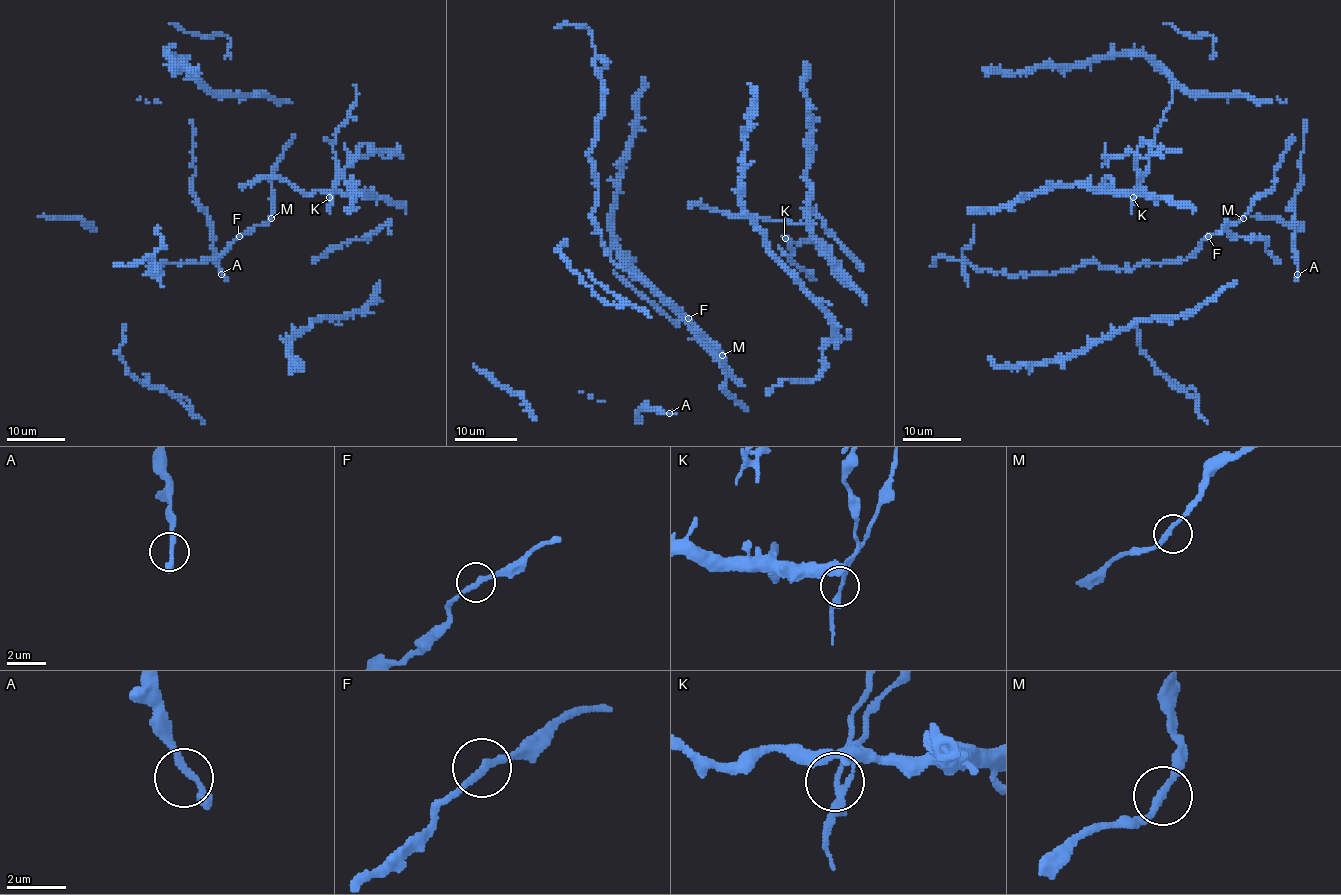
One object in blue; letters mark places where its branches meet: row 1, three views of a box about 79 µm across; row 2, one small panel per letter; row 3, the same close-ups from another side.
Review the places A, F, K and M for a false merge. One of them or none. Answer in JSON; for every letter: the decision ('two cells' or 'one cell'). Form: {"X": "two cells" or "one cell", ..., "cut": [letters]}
{"A": "one cell", "F": "one cell", "K": "two cells", "M": "one cell", "cut": ["K"]}

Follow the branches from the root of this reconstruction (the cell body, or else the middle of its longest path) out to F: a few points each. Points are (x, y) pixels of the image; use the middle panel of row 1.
F: (725, 366), (723, 354), (688, 318)

